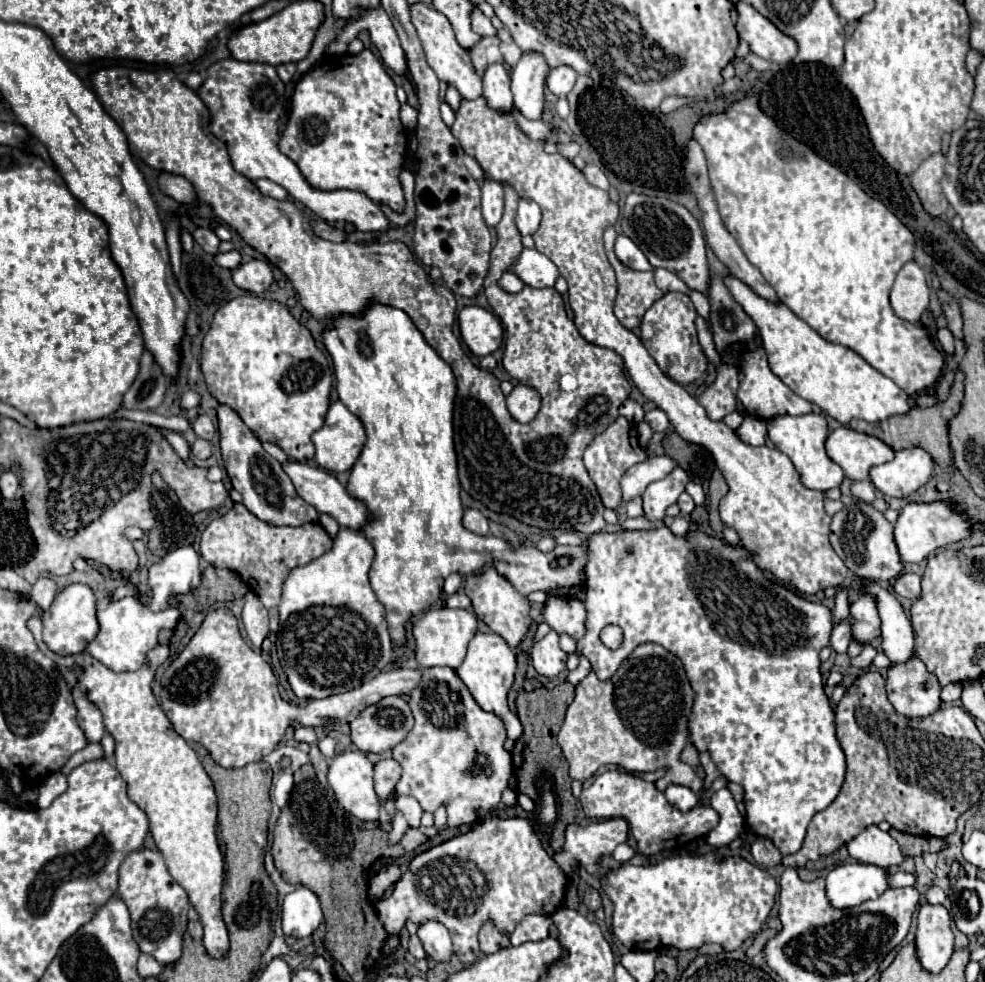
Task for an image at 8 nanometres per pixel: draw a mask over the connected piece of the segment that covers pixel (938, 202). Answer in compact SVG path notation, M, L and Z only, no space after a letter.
M937 152L929 156L913 174L911 174L911 184L921 198L923 208L931 216L943 216L945 210L949 208L949 202L941 190L941 178L945 176L945 164L947 158L945 154Z

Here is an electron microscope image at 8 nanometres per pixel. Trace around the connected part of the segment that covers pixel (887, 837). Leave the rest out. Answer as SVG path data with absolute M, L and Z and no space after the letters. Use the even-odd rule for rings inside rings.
M867 826L849 842L849 856L885 868L901 866L905 862L905 854L901 854L897 840L889 832L881 832L877 826Z

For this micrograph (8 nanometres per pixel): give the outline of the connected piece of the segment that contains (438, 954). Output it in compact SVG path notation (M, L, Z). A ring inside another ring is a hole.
M435 920L423 922L417 930L417 936L421 938L423 948L429 958L433 958L437 962L445 962L451 958L451 954L453 954L451 936L449 936L449 930L445 930L445 926L441 926L439 922L435 922Z

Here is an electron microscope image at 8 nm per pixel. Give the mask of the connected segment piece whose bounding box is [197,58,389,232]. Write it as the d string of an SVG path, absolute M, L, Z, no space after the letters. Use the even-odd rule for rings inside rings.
M225 58L215 62L209 68L209 76L203 86L197 90L199 98L207 104L211 112L209 130L227 144L233 168L247 176L249 180L267 178L279 186L283 186L293 200L309 208L313 214L327 222L351 222L357 230L363 232L377 232L387 230L389 222L379 210L379 206L369 200L363 192L355 190L317 190L313 188L303 174L299 172L297 164L289 160L285 154L279 152L279 130L277 120L283 112L285 102L285 84L277 76L275 66L259 64L259 62L239 62L235 58Z

